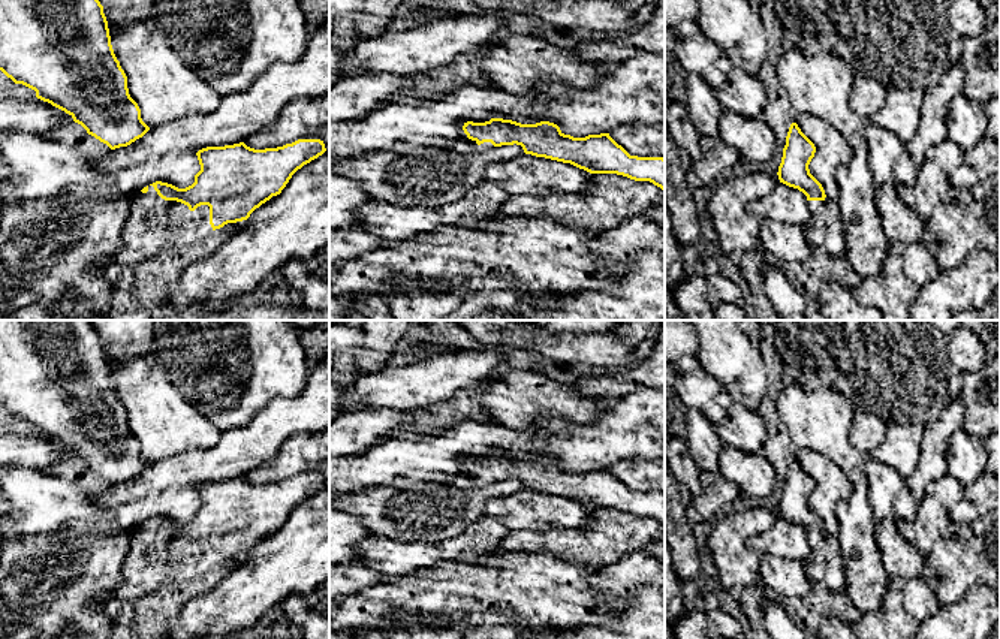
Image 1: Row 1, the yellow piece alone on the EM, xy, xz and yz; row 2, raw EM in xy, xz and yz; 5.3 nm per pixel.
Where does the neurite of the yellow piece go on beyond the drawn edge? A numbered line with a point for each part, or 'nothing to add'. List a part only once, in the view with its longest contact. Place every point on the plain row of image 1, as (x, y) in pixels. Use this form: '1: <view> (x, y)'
1: xy (154, 560)

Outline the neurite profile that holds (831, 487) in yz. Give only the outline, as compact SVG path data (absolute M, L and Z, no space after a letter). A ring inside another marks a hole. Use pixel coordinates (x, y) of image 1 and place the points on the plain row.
M801 447L796 450L798 462L814 479L816 488L808 504L822 519L825 530L838 537L835 507L850 497L850 483L843 471L825 455Z

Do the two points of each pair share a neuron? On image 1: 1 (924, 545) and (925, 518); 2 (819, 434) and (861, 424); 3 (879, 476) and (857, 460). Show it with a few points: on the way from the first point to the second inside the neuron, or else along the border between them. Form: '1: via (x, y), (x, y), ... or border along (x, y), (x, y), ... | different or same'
1: via (924, 539), (925, 524) | same
2: border along (852, 412), (849, 440), (867, 455) | different
3: border along (867, 455), (867, 499), (870, 502) | different

